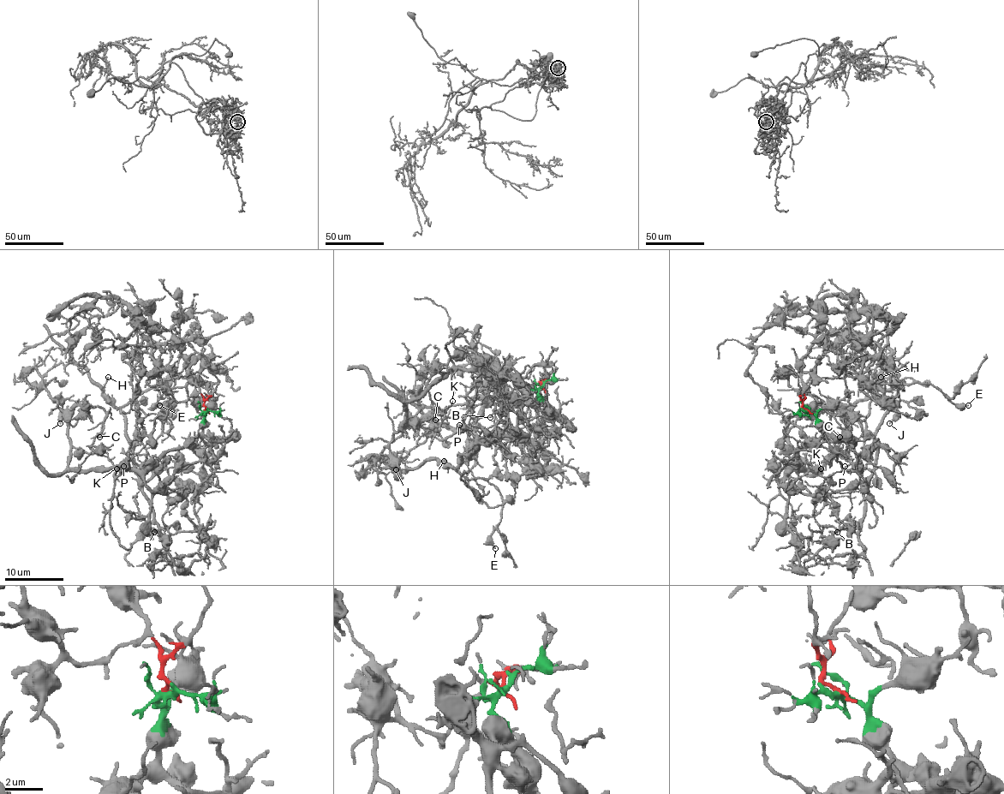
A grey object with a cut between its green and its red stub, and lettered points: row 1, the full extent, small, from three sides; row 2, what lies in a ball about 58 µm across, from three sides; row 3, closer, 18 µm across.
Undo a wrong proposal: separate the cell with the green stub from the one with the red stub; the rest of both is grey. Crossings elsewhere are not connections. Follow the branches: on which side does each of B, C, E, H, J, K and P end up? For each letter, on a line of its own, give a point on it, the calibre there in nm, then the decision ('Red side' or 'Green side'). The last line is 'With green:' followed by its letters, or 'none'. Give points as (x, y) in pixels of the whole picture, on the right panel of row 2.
B: Place: (837, 532). Thickness 140 nm. Red side
C: Place: (839, 437). Thickness 120 nm. Green side
E: Place: (968, 405). Thickness 240 nm. Red side
H: Place: (881, 377). Thickness 120 nm. Red side
J: Place: (889, 423). Thickness 200 nm. Green side
K: Place: (821, 468). Thickness 90 nm. Green side
P: Place: (845, 466). Thickness 130 nm. Red side
With green: C, J, K

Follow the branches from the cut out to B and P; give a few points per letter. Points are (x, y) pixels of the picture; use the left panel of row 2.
B: (206, 410), (194, 378), (164, 369), (161, 382), (122, 408), (132, 463), (164, 534), (153, 531)
P: (206, 410), (194, 378), (163, 369), (161, 382), (122, 412), (134, 471), (151, 477), (128, 459), (122, 467)

